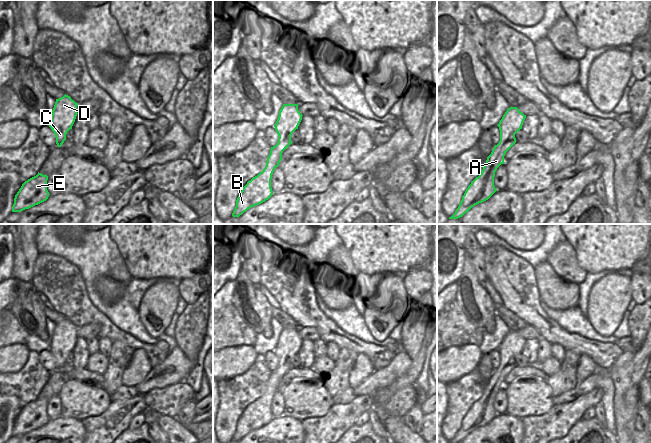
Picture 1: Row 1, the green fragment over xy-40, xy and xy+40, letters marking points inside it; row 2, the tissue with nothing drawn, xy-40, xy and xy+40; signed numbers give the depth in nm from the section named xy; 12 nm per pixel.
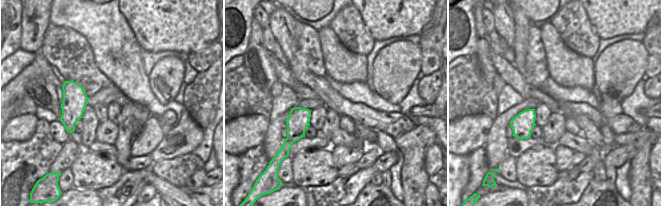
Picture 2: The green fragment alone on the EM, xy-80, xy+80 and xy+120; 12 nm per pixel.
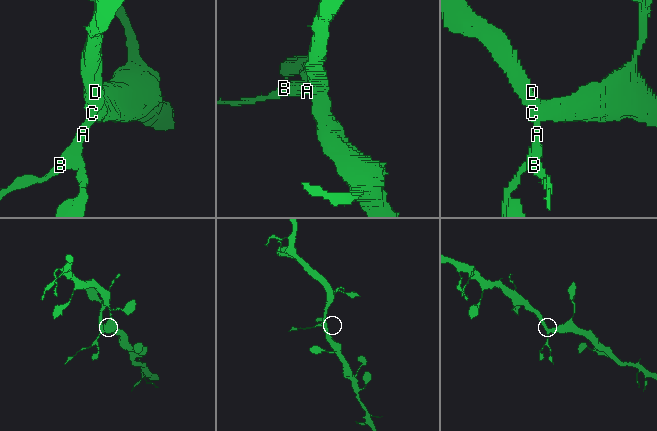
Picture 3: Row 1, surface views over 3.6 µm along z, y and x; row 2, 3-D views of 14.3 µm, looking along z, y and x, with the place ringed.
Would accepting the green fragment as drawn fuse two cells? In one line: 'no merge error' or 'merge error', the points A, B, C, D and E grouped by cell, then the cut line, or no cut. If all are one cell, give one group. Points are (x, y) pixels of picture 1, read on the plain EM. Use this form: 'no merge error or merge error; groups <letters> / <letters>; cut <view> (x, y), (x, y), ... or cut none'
merge error; groups A C D / B E; cut xy+40 (486, 387), (494, 396)

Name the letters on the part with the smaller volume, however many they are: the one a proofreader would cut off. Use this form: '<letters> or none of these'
B, E

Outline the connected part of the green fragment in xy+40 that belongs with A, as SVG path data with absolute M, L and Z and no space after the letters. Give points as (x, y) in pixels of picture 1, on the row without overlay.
M510 331L497 349L500 354L500 365L494 370L486 384L486 388L489 388L490 393L494 396L501 388L505 387L504 380L516 367L515 358L522 353L525 342L526 339L520 336L517 331Z

